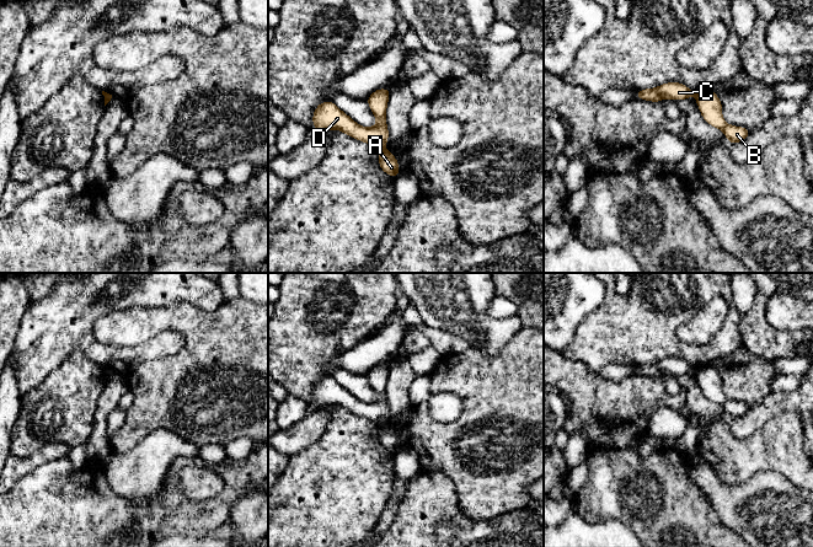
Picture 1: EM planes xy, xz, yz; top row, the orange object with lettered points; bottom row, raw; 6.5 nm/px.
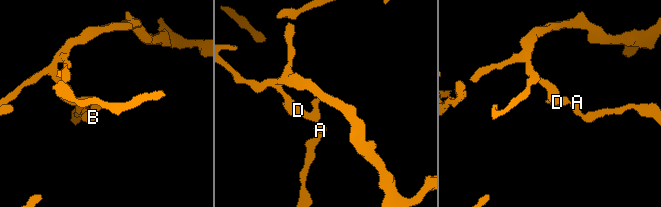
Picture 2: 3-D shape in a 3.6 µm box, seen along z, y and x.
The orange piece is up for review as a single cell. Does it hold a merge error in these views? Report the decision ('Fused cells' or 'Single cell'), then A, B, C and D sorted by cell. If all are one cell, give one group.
Fused cells. Groups: A B / C D

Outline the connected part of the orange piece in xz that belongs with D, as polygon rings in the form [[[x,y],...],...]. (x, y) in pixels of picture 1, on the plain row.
[[[390,364],[375,365],[367,377],[376,393],[376,401],[365,403],[355,398],[342,387],[332,376],[321,377],[314,386],[312,399],[316,407],[325,408],[331,404],[341,406],[351,413],[364,417],[378,425],[384,425],[389,415],[389,404],[385,396]]]

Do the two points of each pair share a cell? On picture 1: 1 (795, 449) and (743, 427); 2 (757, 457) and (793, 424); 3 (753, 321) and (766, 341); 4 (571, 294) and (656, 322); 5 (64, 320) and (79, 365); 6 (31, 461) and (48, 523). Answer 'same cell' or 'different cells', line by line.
1: different cells
2: same cell
3: same cell
4: different cells
5: different cells
6: different cells

